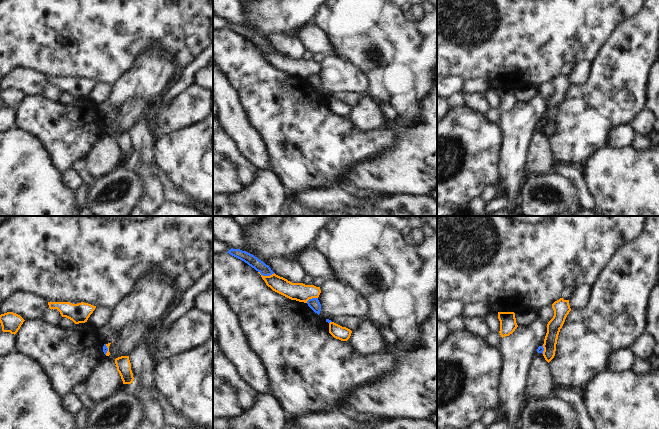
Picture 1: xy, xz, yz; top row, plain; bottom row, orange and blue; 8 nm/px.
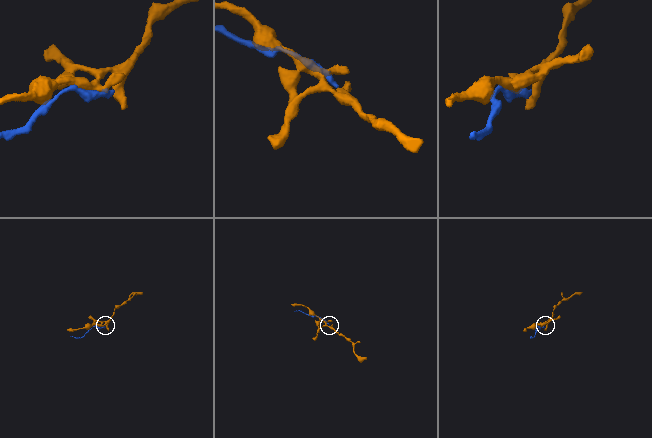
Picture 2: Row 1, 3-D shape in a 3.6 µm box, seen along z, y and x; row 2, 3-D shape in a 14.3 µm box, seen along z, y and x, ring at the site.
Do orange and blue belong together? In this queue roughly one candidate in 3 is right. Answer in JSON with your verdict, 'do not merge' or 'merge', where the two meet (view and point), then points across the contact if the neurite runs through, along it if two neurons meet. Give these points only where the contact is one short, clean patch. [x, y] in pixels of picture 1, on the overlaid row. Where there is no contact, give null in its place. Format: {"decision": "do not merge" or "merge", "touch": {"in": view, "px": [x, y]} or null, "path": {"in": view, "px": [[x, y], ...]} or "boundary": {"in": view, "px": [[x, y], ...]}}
{"decision": "do not merge", "touch": {"in": "xz", "px": [266, 276]}}

